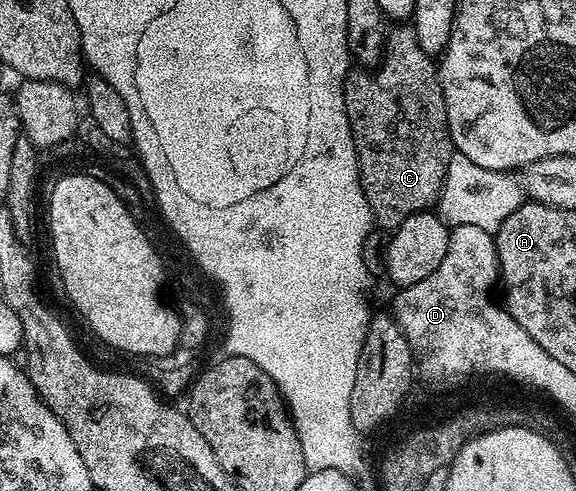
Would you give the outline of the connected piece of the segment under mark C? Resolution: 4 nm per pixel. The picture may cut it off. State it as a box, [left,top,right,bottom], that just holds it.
[345,23,455,231]

